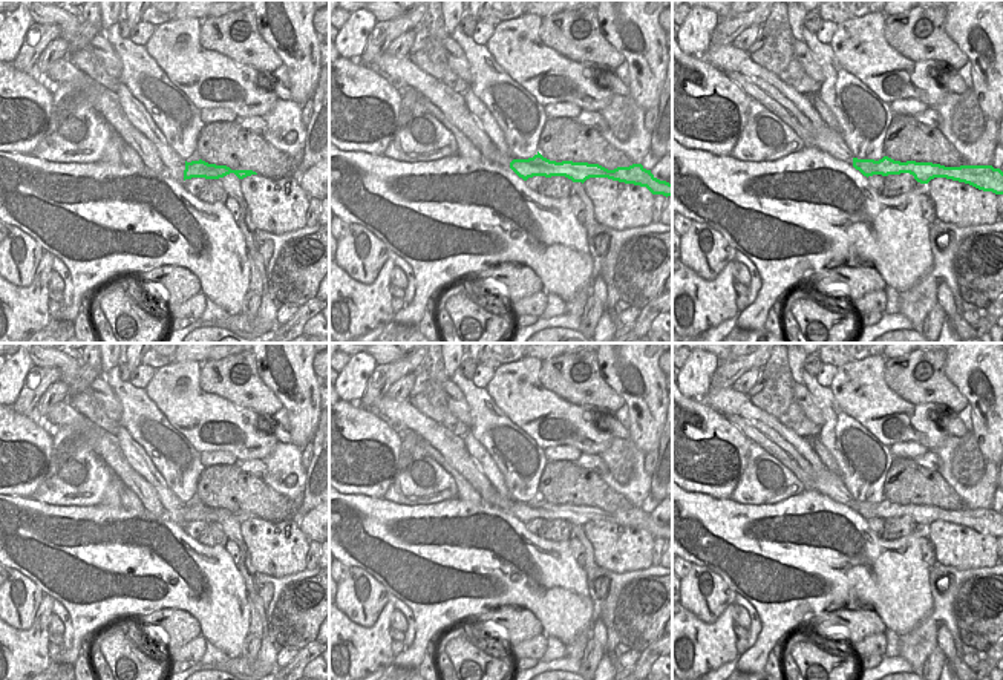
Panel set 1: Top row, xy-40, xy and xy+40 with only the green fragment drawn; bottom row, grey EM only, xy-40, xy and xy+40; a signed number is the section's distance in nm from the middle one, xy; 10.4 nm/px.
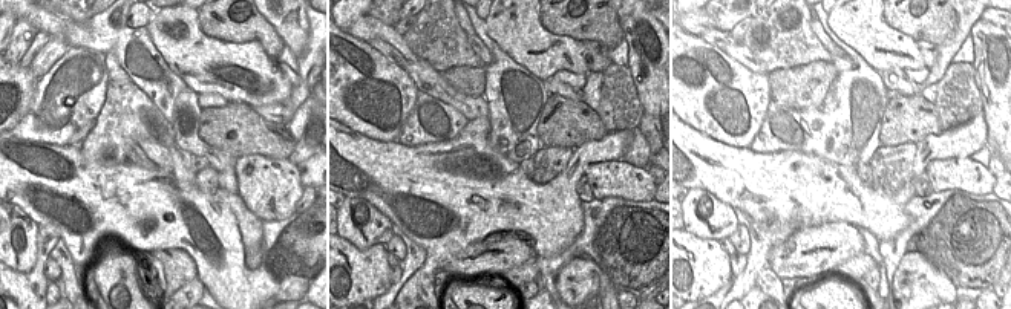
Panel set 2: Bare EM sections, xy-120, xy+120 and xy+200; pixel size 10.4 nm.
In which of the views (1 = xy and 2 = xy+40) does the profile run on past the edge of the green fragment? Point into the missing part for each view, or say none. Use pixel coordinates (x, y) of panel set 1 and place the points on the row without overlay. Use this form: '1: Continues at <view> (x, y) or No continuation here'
1: Continues at xy (490, 495)
2: Continues at xy+40 (827, 483)

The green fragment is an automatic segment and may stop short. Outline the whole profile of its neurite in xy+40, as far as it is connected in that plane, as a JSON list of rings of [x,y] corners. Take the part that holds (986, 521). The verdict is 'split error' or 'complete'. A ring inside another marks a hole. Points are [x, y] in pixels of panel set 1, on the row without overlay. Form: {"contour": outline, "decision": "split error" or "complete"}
{"contour": [[[813,447],[810,455],[790,456],[786,452],[784,455],[793,464],[796,464],[799,470],[815,484],[816,492],[827,495],[833,501],[853,508],[867,521],[873,518],[888,519],[910,516],[920,527],[928,527],[934,521],[946,521],[969,527],[983,535],[1003,538],[1003,515],[1000,512],[994,512],[992,508],[945,510],[933,505],[916,505],[916,504],[900,505],[888,499],[884,499],[879,504],[858,502],[845,489],[839,475],[830,472],[821,463]]], "decision": "split error"}

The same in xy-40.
{"contour": [[[199,502],[191,505],[185,504],[184,524],[191,521],[219,522],[230,516],[234,516],[239,522],[243,522],[251,518],[257,518],[253,513],[231,513],[227,508],[208,507]]], "decision": "complete"}

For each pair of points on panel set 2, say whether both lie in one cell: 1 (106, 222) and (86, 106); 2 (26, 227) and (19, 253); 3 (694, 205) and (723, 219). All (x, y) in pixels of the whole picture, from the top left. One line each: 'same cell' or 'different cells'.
1: different cells
2: same cell
3: same cell

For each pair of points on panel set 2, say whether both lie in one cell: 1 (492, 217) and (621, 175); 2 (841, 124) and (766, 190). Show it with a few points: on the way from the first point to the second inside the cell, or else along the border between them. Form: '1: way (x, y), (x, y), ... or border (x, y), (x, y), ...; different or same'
1: border (618, 161), (592, 162), (582, 175); different
2: border (771, 153), (806, 152), (841, 165); different

